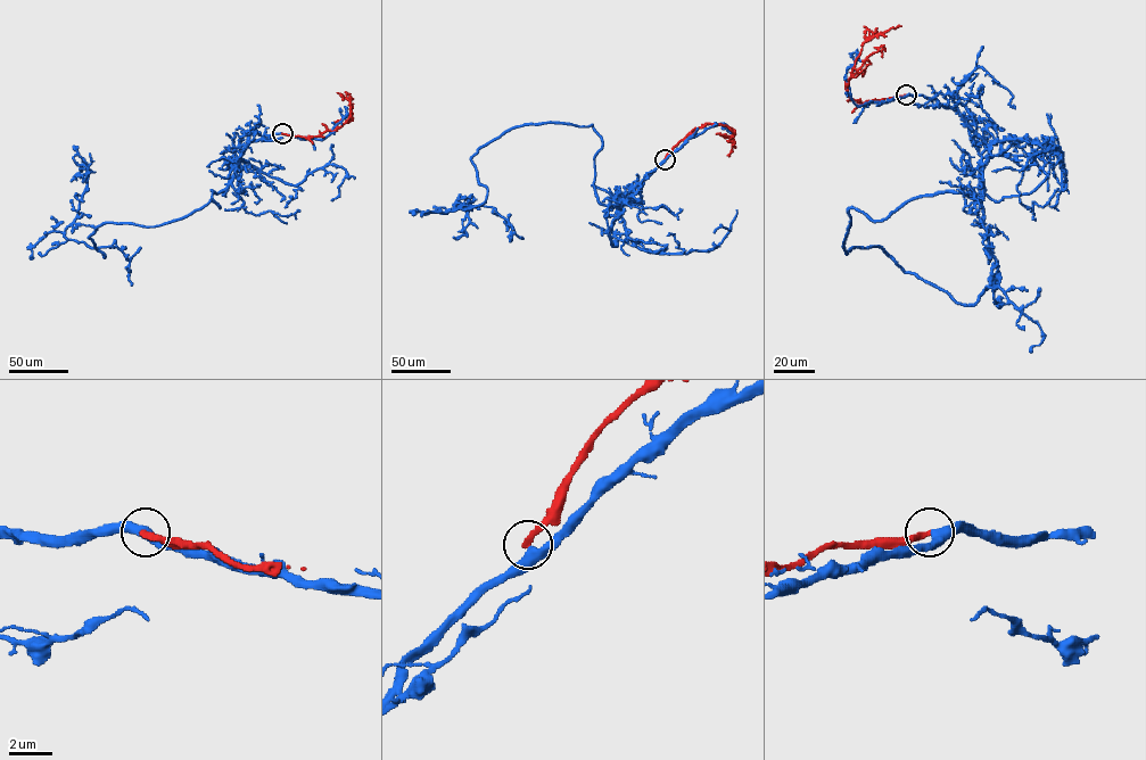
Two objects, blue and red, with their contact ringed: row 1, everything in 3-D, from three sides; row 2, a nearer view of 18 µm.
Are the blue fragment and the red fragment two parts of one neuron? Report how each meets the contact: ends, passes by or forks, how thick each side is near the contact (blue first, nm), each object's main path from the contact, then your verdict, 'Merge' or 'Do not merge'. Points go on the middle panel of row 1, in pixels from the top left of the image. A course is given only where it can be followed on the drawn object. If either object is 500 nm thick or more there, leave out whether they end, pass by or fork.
At the ring blue passes by. At the ring red ends. Thickness 420 nm (blue) against 260 nm. Course of blue: (665, 159), (629, 190), (620, 207), (608, 206), (604, 216), (611, 242), (615, 244). Course of red: (665, 159), (690, 133), (709, 124), (733, 129), (732, 148), (727, 155). Do not merge

